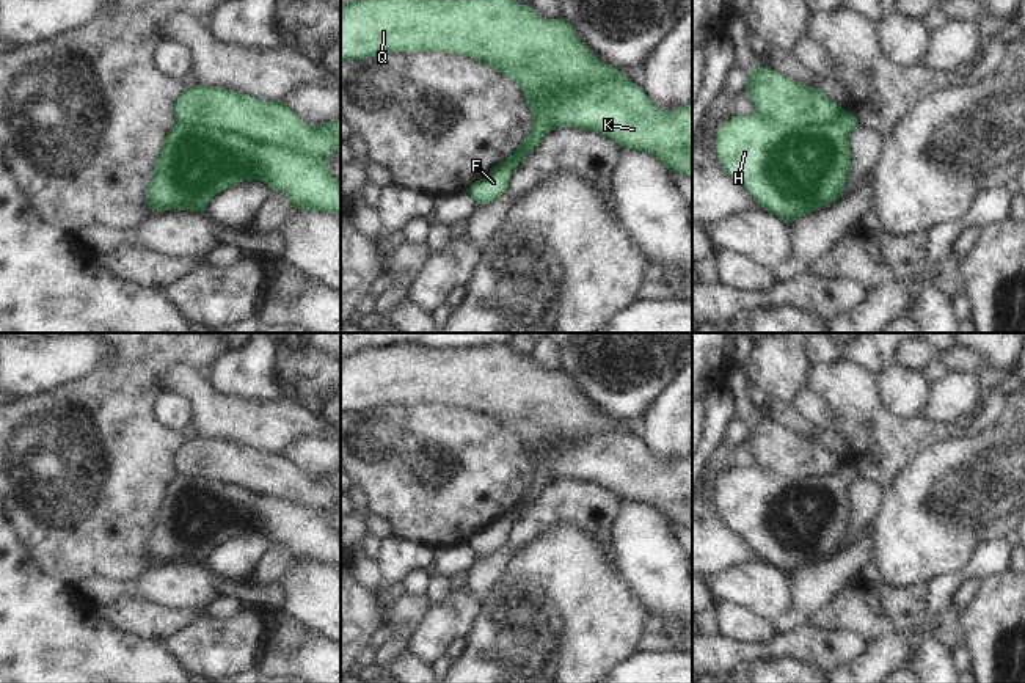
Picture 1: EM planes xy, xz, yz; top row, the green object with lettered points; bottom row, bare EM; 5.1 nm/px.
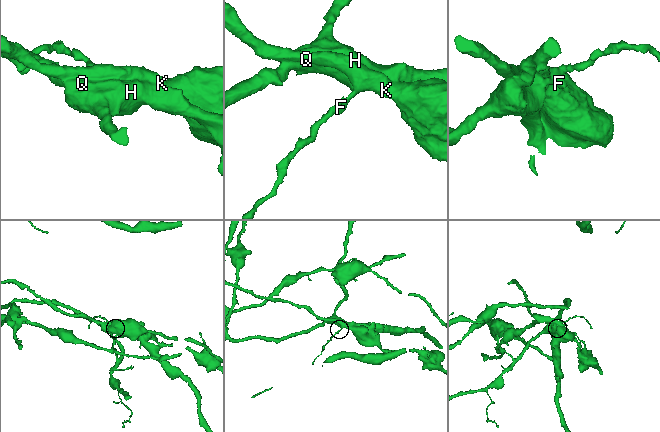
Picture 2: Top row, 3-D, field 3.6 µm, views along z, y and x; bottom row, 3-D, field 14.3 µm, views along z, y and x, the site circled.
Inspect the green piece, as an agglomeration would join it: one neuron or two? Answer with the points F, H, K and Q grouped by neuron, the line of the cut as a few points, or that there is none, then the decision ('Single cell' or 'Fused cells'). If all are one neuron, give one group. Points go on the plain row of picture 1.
Groups: F H Q / K. Split along xy (178, 473), (303, 503), (325, 514). Fused cells.

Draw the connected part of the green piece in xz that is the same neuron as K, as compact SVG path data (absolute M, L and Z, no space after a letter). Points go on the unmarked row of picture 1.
M529 416L505 419L502 426L520 438L527 458L546 476L548 484L559 479L595 482L615 491L625 502L648 504L667 520L692 529L692 454L662 463L623 427L549 443L543 427Z

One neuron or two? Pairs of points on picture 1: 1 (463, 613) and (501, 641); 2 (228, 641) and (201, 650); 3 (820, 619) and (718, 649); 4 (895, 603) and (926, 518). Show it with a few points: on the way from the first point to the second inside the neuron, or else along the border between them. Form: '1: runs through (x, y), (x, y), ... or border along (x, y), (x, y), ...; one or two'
1: border along (481, 605), (479, 616), (463, 636); two
2: runs through (222, 647), (207, 647); one
3: border along (809, 622), (846, 631); two
4: border along (882, 580), (893, 586), (925, 584); two

